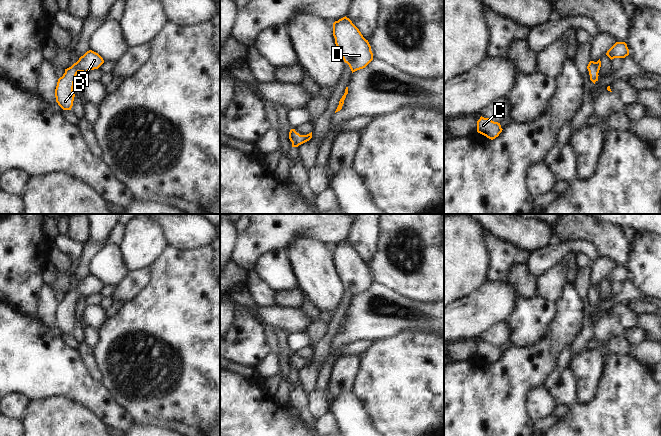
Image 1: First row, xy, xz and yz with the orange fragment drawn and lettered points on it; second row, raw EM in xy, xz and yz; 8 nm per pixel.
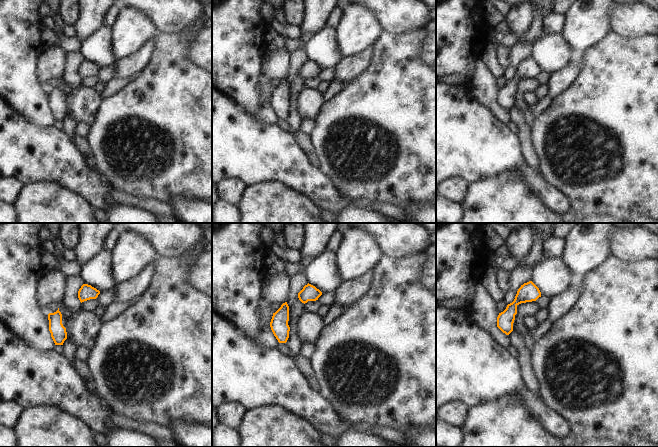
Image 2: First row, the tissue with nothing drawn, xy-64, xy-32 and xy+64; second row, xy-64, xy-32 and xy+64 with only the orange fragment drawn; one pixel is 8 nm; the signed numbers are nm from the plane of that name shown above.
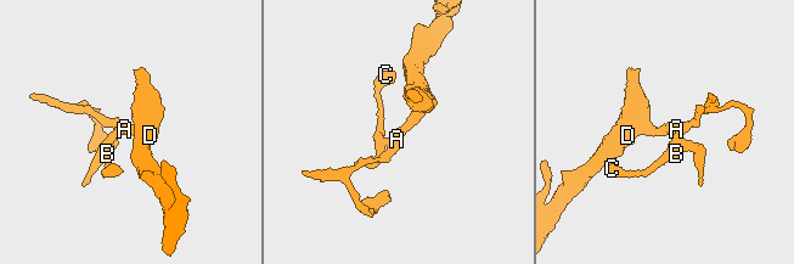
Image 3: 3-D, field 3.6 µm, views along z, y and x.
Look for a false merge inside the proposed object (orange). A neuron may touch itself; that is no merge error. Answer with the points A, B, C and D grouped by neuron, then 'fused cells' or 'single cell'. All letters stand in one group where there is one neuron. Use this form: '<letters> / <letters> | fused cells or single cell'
A B C D | single cell

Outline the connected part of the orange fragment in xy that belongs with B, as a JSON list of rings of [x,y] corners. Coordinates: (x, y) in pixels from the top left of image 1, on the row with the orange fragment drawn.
[[[89,50],[58,79],[55,89],[56,102],[63,110],[71,110],[75,94],[74,82],[78,72],[87,73],[98,69],[104,63],[103,58],[96,52]]]

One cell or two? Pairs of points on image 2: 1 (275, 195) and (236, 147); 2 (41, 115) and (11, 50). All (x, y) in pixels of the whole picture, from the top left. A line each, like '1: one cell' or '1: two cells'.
1: two cells
2: one cell

